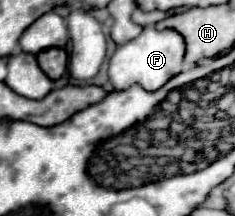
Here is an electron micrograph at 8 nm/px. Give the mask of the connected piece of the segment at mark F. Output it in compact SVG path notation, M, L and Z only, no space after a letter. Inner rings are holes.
M145 26L137 38L115 50L109 60L109 80L115 90L123 90L133 84L141 84L145 90L159 90L169 78L183 70L183 56L185 40L177 30L157 30L153 26Z

